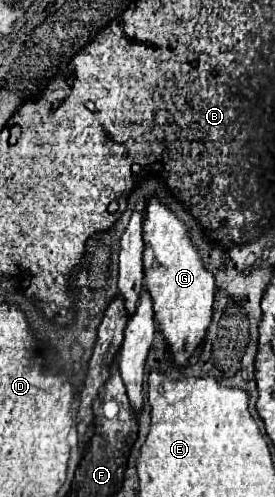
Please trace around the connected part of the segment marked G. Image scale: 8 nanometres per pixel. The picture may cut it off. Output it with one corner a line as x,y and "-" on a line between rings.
152,198
144,218
144,288
152,298
154,320
176,364
184,364
204,340
212,320
214,276
202,266
186,226
160,200

